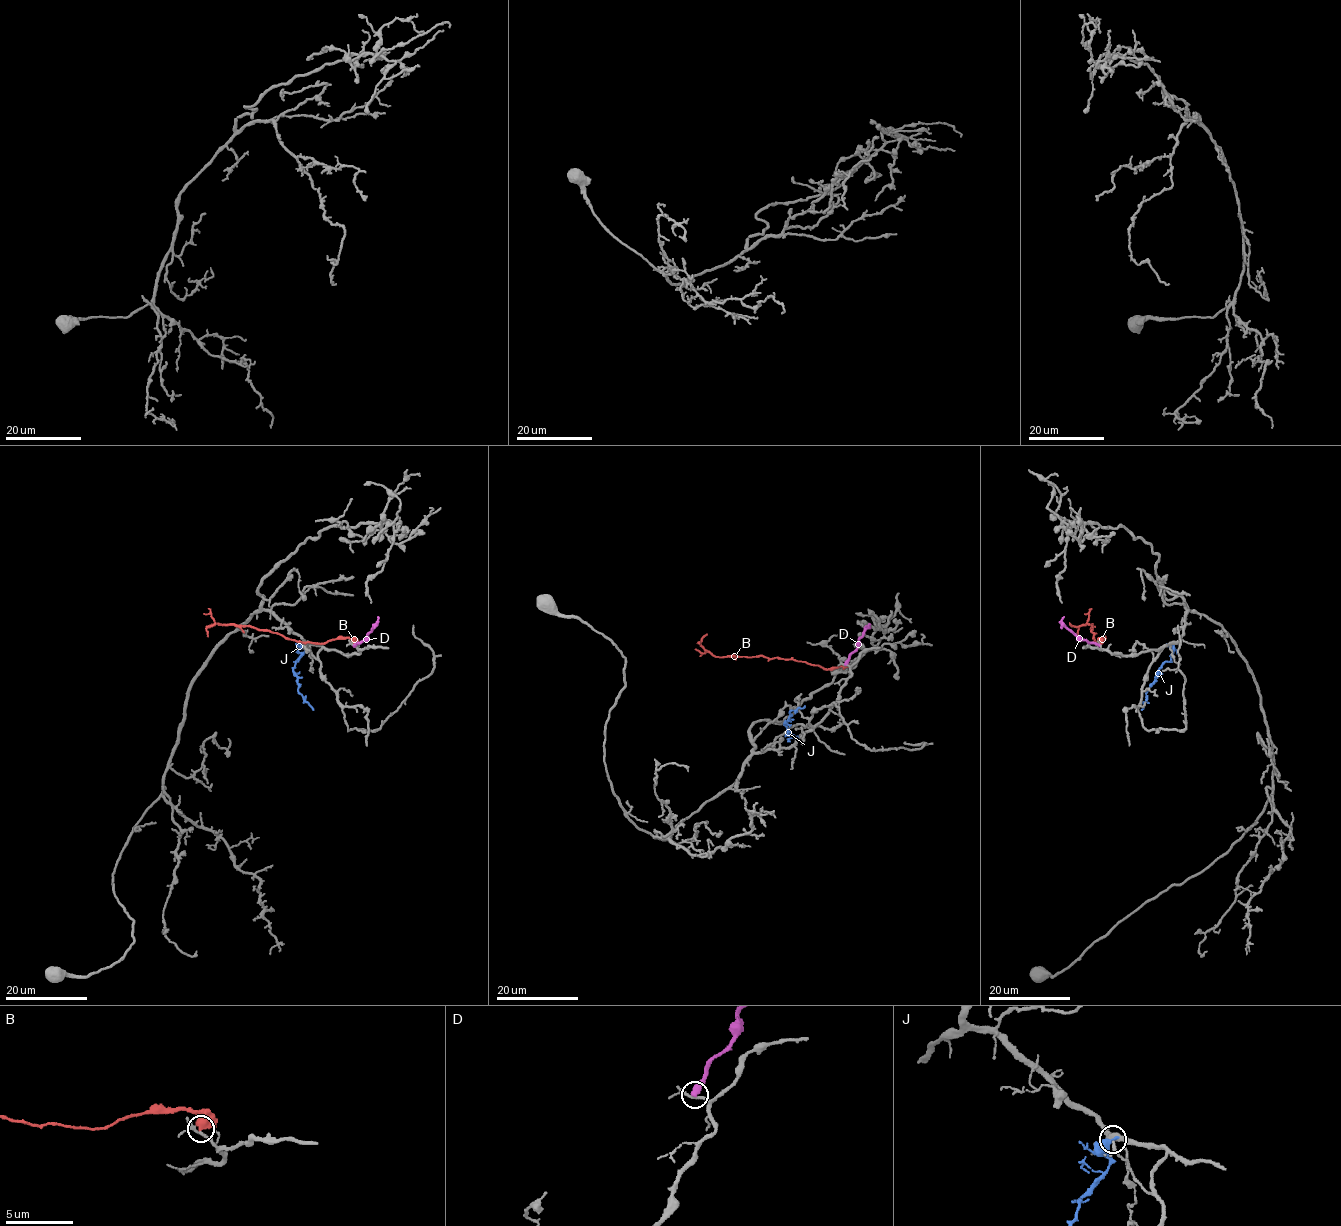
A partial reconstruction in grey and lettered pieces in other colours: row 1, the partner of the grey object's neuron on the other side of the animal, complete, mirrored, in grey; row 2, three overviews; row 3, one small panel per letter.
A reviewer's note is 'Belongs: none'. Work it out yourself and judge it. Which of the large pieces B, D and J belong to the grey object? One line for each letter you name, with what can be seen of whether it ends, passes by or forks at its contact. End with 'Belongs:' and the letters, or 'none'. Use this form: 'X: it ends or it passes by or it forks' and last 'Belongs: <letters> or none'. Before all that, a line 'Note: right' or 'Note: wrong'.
Note: right
Belongs: none

